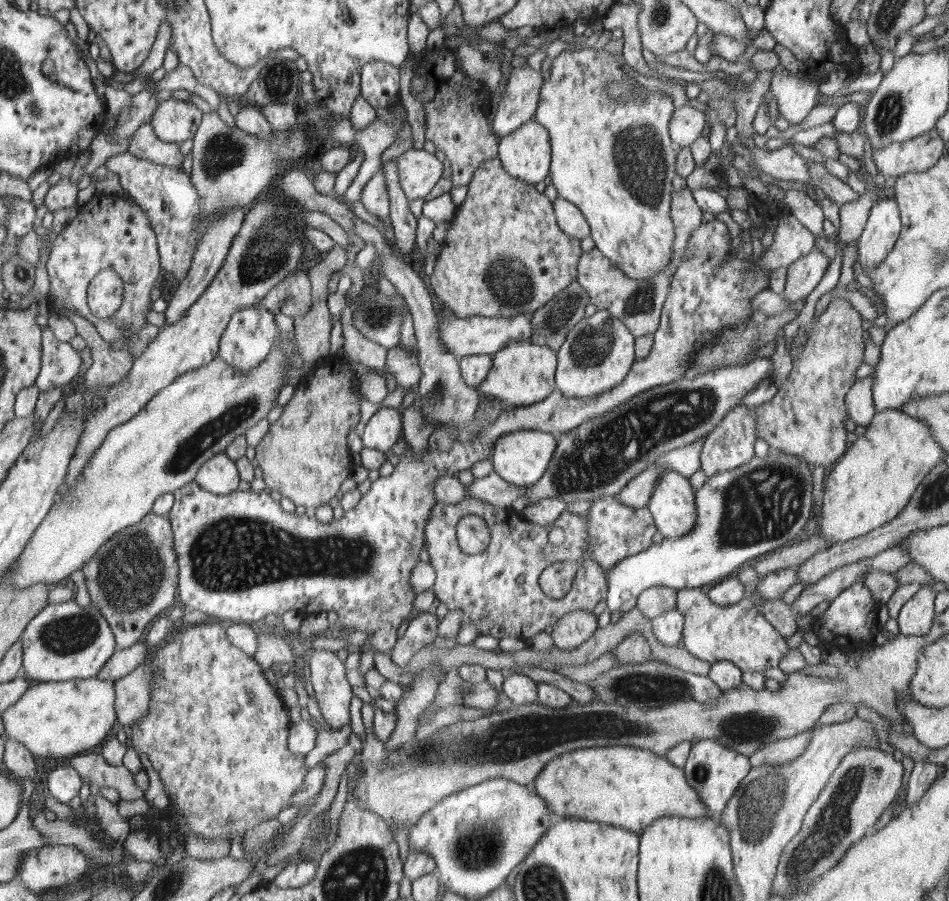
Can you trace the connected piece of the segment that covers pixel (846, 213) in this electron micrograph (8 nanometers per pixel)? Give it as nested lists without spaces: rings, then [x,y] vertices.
[[[873,183],[875,187],[871,187],[866,189],[864,194],[860,195],[860,199],[852,202],[846,202],[842,205],[839,205],[839,218],[841,220],[840,224],[840,242],[851,242],[859,239],[861,234],[863,233],[863,229],[865,228],[865,224],[867,223],[867,218],[869,215],[869,210],[872,208],[872,205],[878,200],[878,189],[875,183]]]

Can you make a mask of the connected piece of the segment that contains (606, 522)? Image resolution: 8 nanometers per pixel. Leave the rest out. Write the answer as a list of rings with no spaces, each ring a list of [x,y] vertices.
[[[610,495],[606,498],[600,497],[600,500],[596,499],[585,516],[588,519],[586,526],[588,526],[588,534],[590,534],[588,552],[592,554],[594,562],[599,564],[605,573],[628,556],[640,554],[650,548],[654,534],[659,531],[654,526],[655,519],[651,510],[647,507],[625,506],[617,496],[612,498]]]

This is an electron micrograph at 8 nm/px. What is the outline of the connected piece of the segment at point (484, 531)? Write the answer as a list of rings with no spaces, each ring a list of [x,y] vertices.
[[[465,515],[456,525],[456,540],[469,555],[482,552],[491,540],[488,523],[478,515]]]

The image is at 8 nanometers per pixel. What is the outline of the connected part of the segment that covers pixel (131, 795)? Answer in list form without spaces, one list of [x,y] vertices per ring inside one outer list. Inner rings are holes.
[[[101,754],[76,755],[70,760],[70,767],[96,789],[114,788],[121,800],[144,799],[145,792],[135,784],[135,776],[130,770],[123,764],[112,766],[106,763]]]

